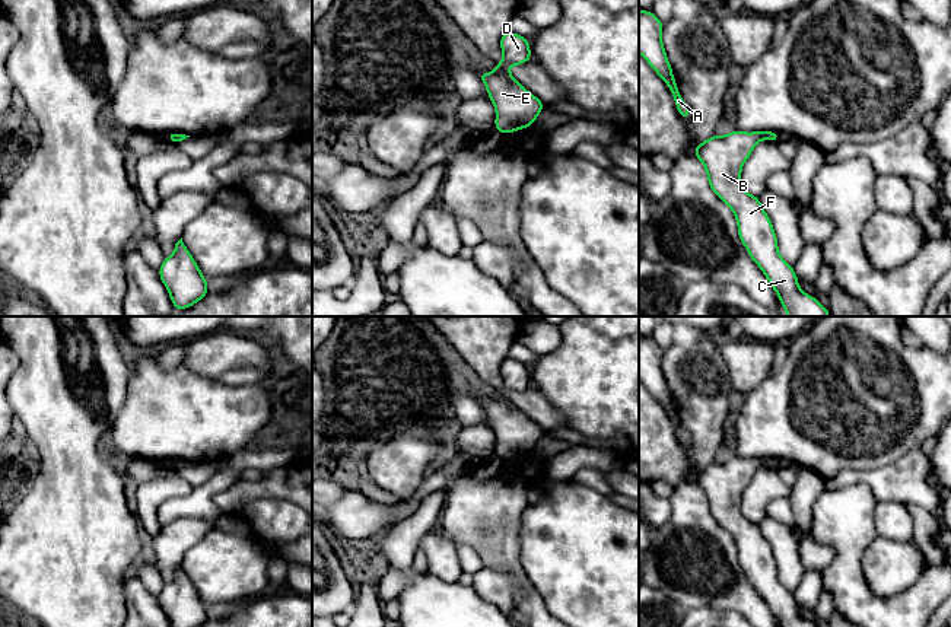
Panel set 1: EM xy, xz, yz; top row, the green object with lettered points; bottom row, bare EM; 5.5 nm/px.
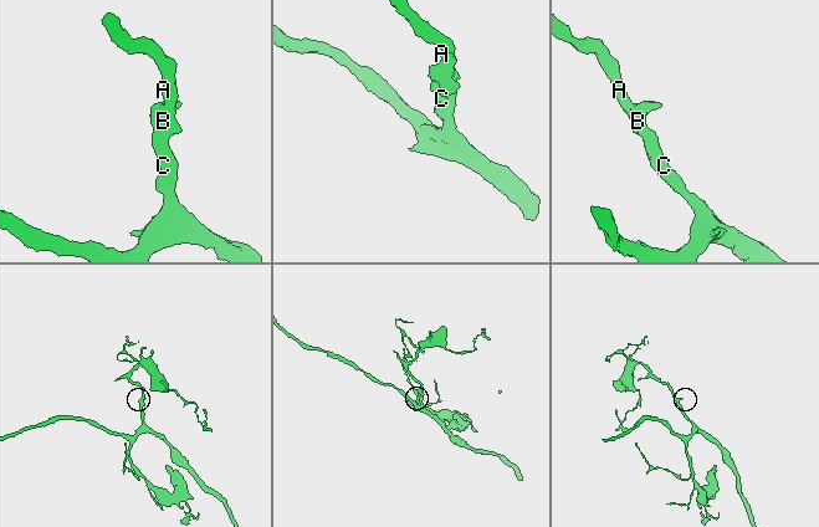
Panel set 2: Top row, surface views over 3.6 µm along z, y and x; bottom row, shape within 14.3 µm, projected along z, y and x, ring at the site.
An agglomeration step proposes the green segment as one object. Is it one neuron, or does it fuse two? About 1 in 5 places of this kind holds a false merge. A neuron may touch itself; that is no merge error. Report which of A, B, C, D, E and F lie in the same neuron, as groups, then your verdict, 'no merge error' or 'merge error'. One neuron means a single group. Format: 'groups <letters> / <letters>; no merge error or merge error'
groups A B C D E F; no merge error

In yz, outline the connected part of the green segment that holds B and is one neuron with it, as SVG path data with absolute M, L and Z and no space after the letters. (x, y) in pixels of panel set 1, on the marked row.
M734 130L709 137L693 152L704 165L712 191L734 211L741 242L773 286L788 316L830 316L828 309L799 289L793 267L779 255L773 225L758 197L741 187L741 168L760 140L779 141L780 134Z

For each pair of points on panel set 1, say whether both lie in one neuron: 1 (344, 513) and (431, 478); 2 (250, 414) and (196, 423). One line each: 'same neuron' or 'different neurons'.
1: same neuron
2: same neuron

